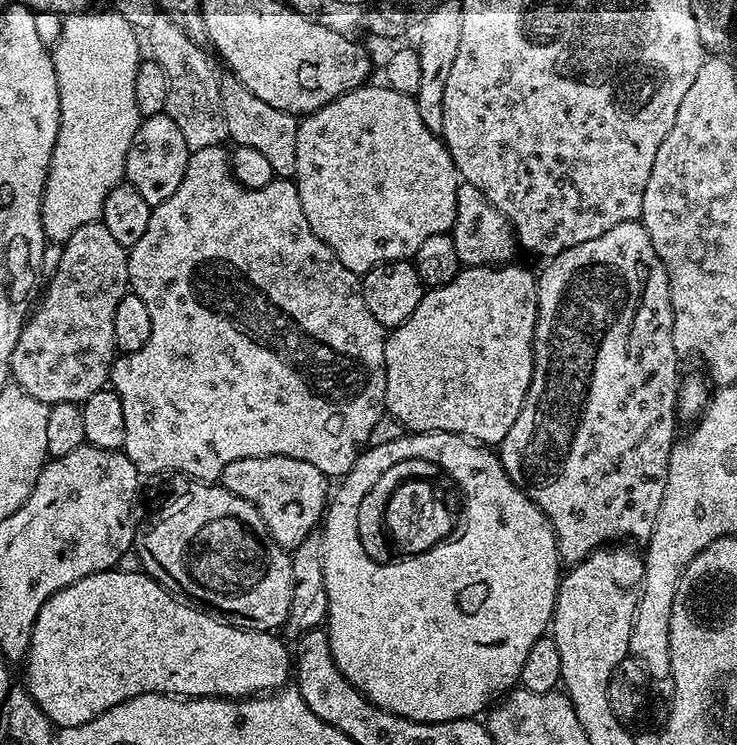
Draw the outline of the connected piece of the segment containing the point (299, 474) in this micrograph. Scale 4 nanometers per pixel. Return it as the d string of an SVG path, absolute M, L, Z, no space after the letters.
M285 456L238 458L238 462L230 462L230 466L226 466L219 483L226 490L238 494L238 498L246 498L246 502L253 504L258 514L262 514L268 533L289 550L298 547L317 531L330 499L329 477L310 466L310 462Z

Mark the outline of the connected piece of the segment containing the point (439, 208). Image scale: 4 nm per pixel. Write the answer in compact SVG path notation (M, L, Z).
M361 86L343 92L334 102L322 106L316 112L310 112L299 121L297 130L297 164L294 177L294 190L302 202L302 214L306 214L306 222L310 222L310 230L334 250L338 262L346 266L346 270L357 274L369 272L374 266L383 264L386 260L412 260L418 246L426 242L434 234L451 233L454 214L456 213L456 192L461 186L460 171L454 166L454 158L450 158L448 148L437 133L431 132L422 122L422 114L418 114L418 106L413 97L402 94L387 86L372 88Z

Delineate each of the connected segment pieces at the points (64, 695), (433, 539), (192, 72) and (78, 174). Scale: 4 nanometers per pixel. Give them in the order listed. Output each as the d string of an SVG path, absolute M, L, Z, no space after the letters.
M109 570L90 574L62 590L58 590L38 610L38 618L34 622L34 630L30 638L28 655L23 661L24 680L29 694L38 702L42 714L50 718L50 722L57 728L69 728L70 726L82 726L98 714L110 710L110 706L118 706L118 702L126 702L135 696L158 692L165 696L174 696L177 698L195 698L198 696L215 696L217 698L227 698L229 700L238 700L255 696L257 694L268 694L277 688L283 688L290 680L290 648L279 640L279 635L272 632L251 632L245 628L235 628L229 624L224 624L216 620L213 616L208 616L200 612L197 608L192 608L182 600L177 600L171 596L166 589L158 582L150 579L142 570L136 572L120 572L121 570Z
M428 480L402 481L384 504L384 524L388 527L393 542L404 551L401 553L408 556L419 556L444 543L457 531L461 516L461 505L447 504Z
M159 14L145 35L149 57L165 70L170 91L167 94L165 115L178 126L185 139L188 150L193 153L208 146L223 143L227 132L220 104L221 77L212 62L213 57L206 54L204 46L190 38L174 24L169 15Z
M92 11L65 15L60 39L51 49L58 78L60 125L44 183L44 200L40 203L44 235L49 241L66 241L70 234L74 234L74 230L78 230L78 226L95 224L100 220L106 194L110 194L110 190L114 190L114 186L125 179L126 154L142 119L138 102L134 99L134 77L138 75L142 59L141 37L130 22L126 22L116 11Z

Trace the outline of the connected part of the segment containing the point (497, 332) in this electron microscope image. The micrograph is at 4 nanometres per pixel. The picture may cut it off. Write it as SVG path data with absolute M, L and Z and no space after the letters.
M516 262L503 266L485 266L483 268L465 267L454 278L454 282L446 282L446 286L427 289L414 309L414 314L406 318L397 328L387 333L384 341L386 354L386 412L398 418L408 432L449 432L466 436L469 440L485 446L498 446L510 434L510 426L514 426L514 418L518 418L518 410L522 410L522 402L530 390L530 378L534 366L532 343L534 342L534 326L536 325L536 282L538 276L528 268L519 268Z

